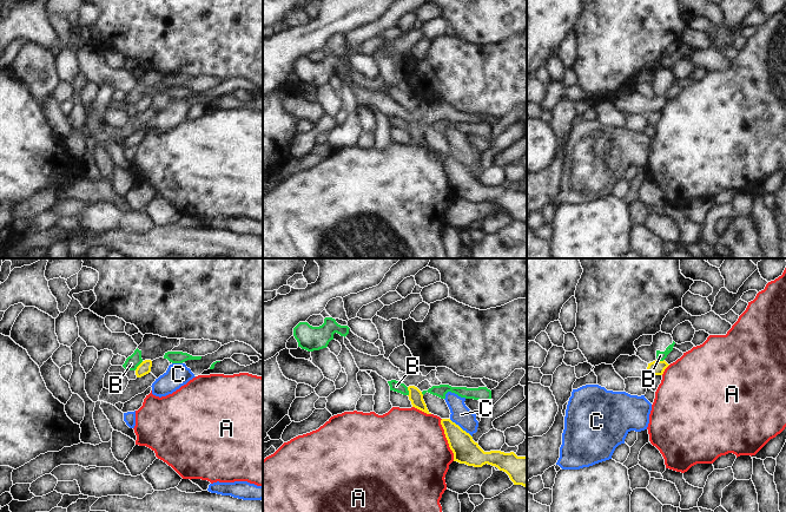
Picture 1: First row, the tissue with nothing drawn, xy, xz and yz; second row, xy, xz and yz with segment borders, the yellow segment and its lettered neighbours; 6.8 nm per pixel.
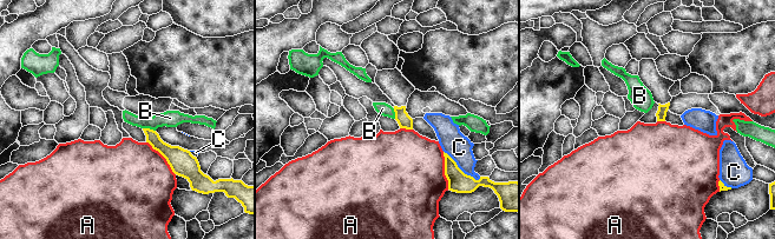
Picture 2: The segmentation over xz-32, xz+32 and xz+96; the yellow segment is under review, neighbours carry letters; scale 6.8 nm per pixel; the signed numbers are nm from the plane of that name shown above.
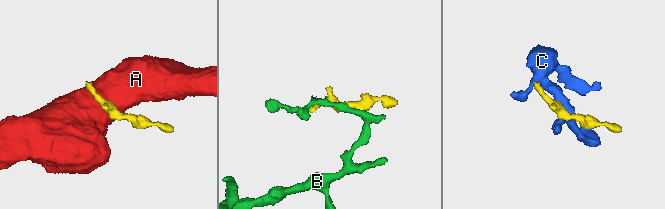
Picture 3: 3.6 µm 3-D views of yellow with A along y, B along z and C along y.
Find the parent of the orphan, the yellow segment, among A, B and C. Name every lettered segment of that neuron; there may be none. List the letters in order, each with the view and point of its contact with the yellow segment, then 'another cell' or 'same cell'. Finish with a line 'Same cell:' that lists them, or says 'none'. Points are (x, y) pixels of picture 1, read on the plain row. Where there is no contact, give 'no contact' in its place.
A: meets yellow in xz at (447, 175); another cell
B: meets yellow in xy at (138, 102); another cell
C: meets yellow in xz at (460, 163); another cell
Same cell: none

